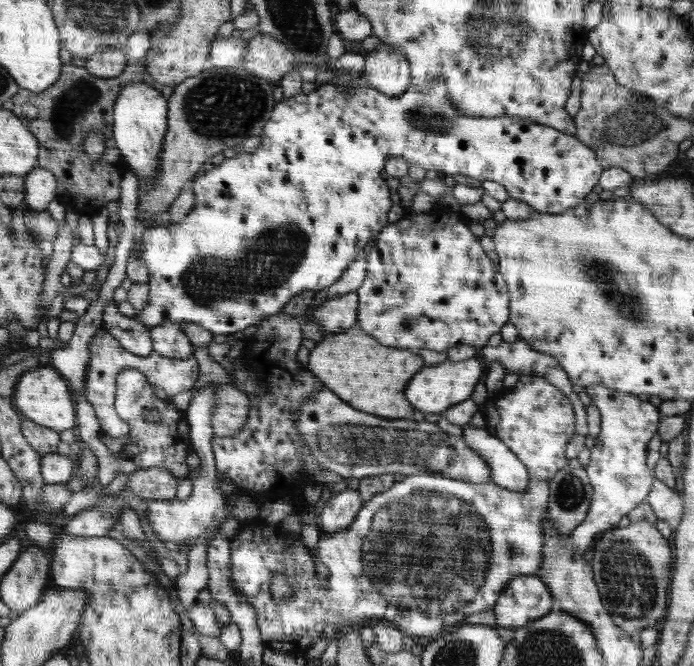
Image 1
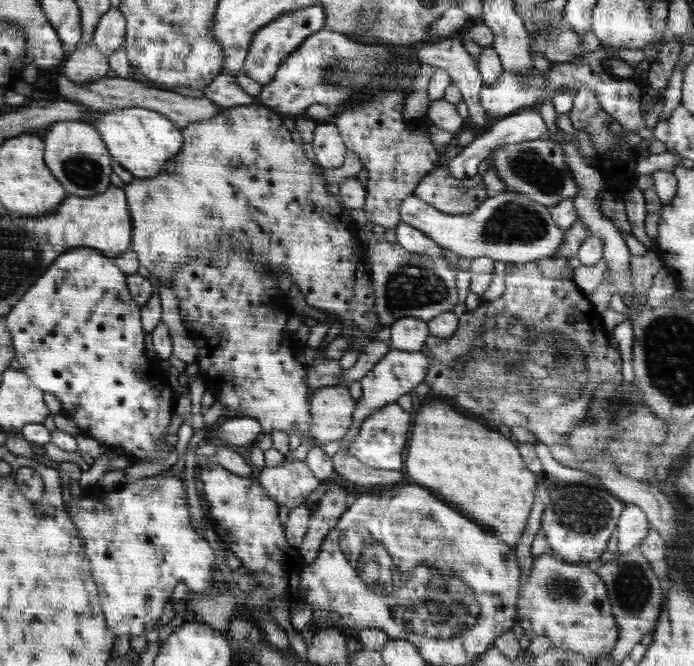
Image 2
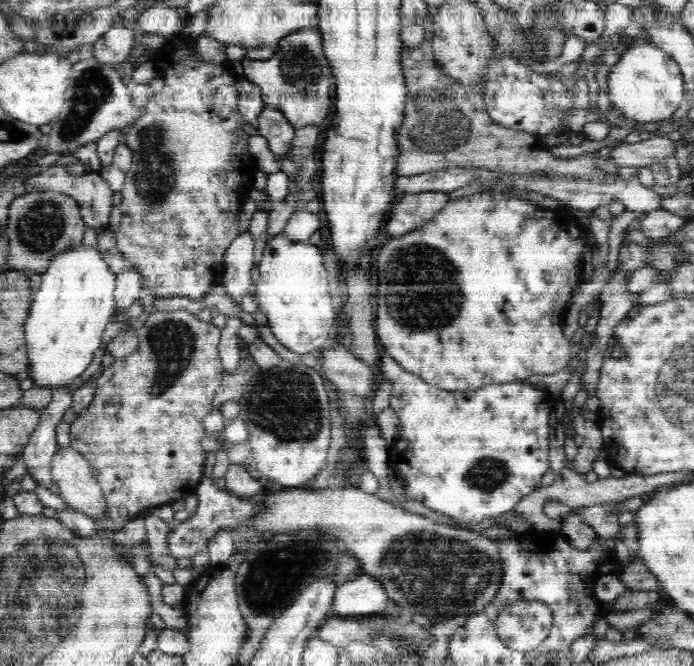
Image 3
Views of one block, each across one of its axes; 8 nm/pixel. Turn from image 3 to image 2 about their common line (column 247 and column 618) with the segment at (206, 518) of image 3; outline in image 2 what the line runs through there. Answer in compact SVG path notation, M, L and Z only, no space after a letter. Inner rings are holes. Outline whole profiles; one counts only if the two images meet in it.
M597 483L583 484L560 484L551 492L549 492L550 503L546 505L541 518L541 532L544 531L545 539L548 541L550 548L558 554L560 558L569 563L586 563L592 565L600 559L600 555L604 552L608 540L614 534L618 516L624 508L624 504L618 500L608 489Z

